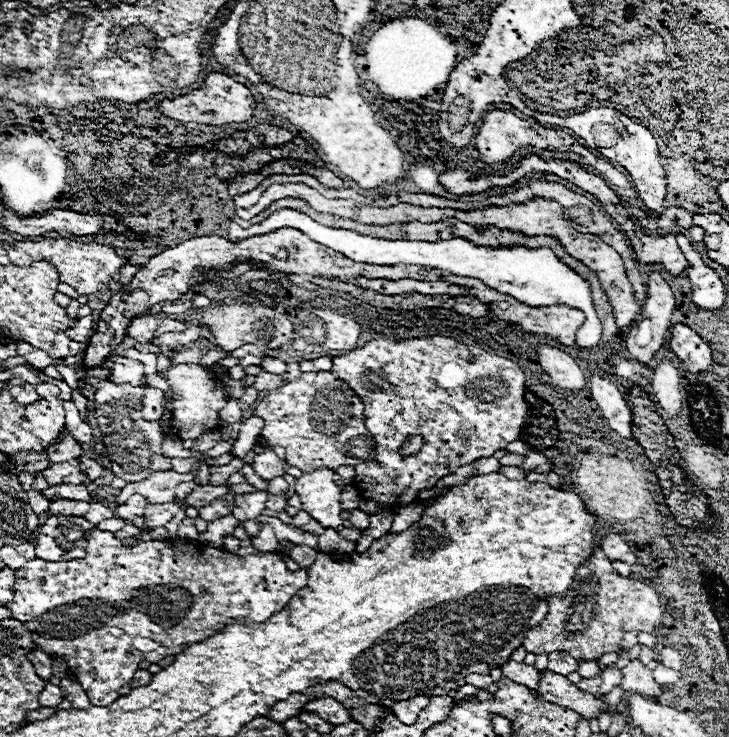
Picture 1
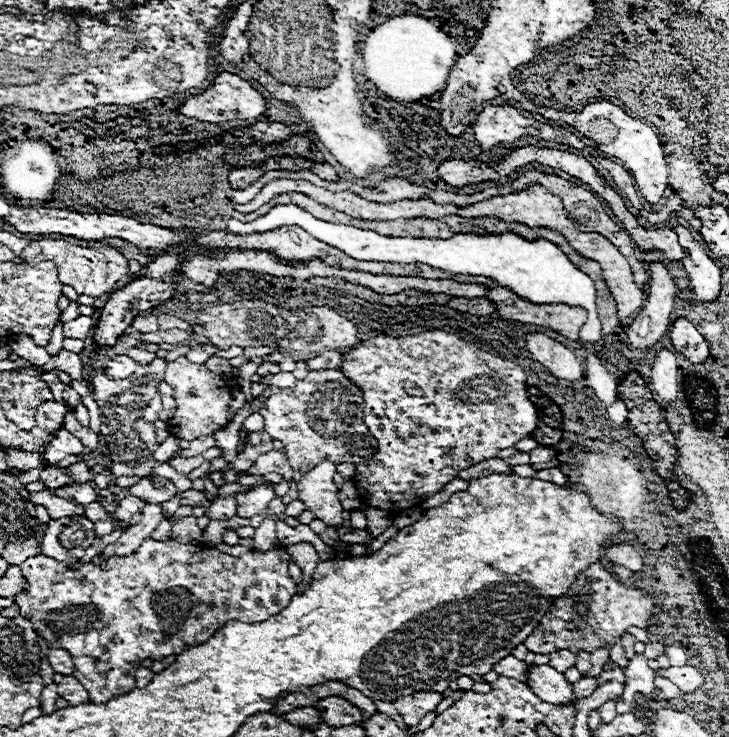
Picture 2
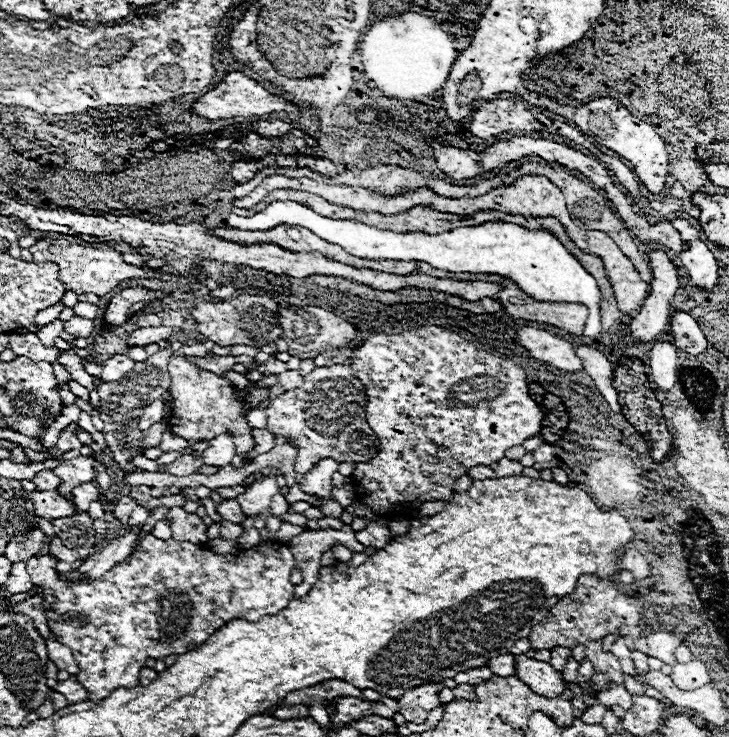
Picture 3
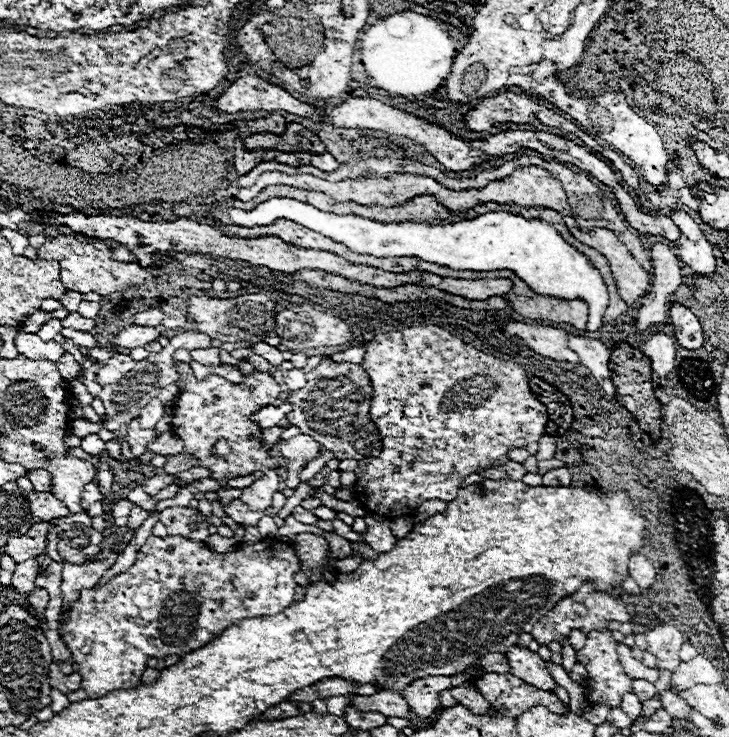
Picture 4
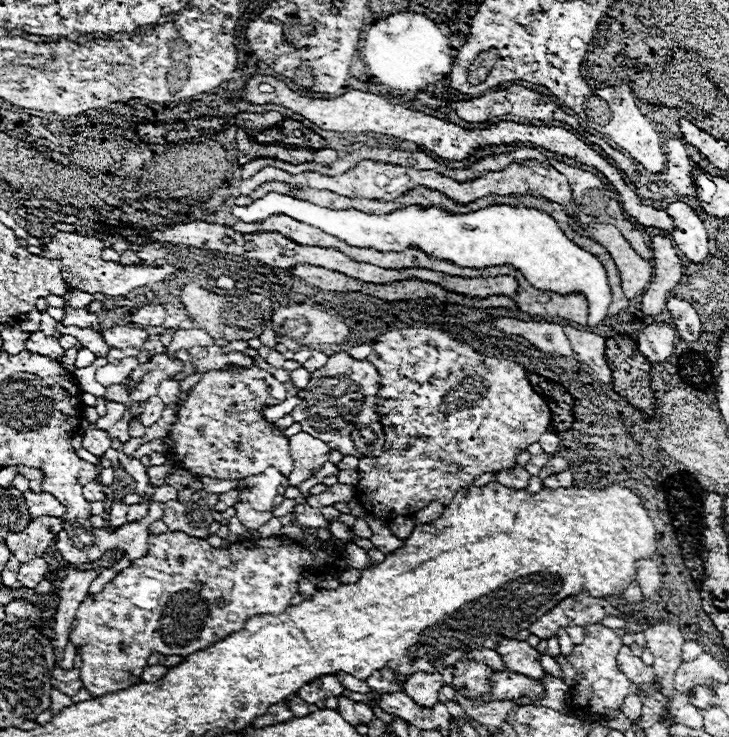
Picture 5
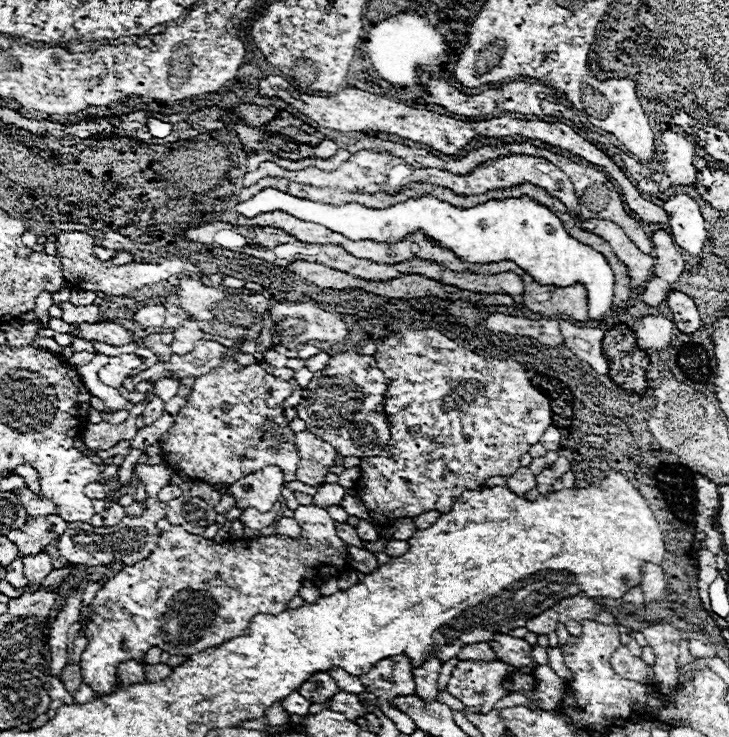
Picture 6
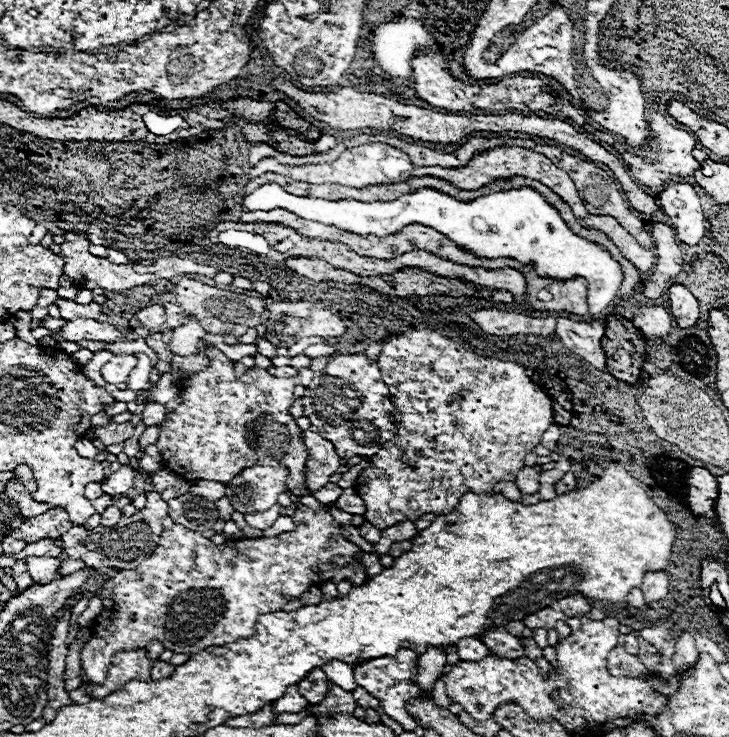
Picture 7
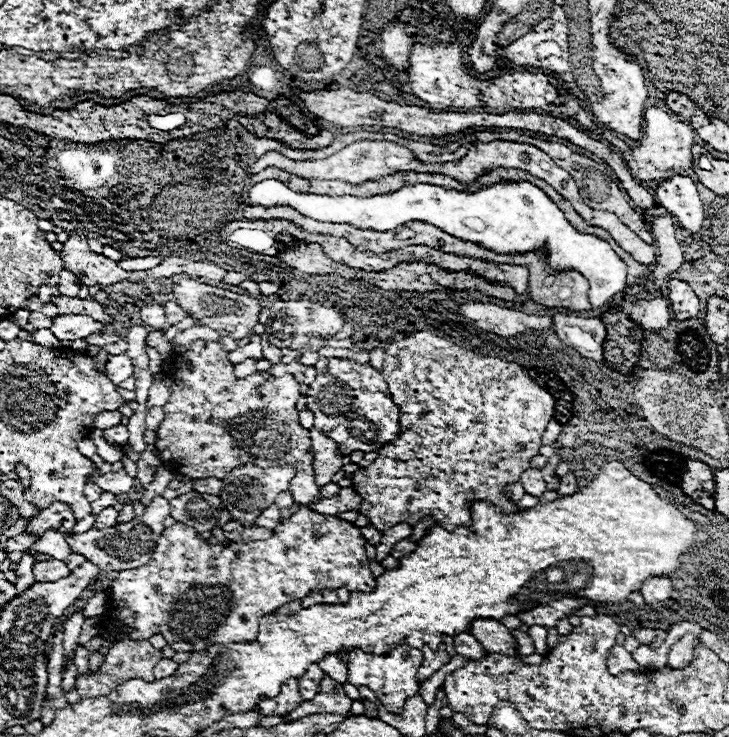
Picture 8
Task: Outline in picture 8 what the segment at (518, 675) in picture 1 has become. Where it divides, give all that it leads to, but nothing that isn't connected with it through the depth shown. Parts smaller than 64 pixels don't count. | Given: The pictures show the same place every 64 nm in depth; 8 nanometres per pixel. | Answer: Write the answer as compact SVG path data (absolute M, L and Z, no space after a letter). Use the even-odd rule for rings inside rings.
M466 632L454 636L454 650L456 650L456 654L468 656L472 660L478 660L478 658L482 658L486 654L482 644L472 634L466 634Z

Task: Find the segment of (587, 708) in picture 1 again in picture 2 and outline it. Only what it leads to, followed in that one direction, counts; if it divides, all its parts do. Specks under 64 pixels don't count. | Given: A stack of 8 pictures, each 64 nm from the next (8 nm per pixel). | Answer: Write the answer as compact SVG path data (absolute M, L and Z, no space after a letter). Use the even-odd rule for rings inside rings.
M530 664L526 670L526 684L528 688L540 696L540 700L548 700L550 704L564 704L564 702L576 702L572 698L572 684L564 678L564 674L556 672L548 664Z

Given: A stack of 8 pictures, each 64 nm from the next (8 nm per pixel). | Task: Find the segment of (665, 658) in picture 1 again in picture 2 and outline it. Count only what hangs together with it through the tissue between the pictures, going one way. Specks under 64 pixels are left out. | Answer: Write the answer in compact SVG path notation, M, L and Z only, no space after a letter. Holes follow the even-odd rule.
M670 646L668 662L670 662L670 666L684 666L688 662L688 658L680 646Z

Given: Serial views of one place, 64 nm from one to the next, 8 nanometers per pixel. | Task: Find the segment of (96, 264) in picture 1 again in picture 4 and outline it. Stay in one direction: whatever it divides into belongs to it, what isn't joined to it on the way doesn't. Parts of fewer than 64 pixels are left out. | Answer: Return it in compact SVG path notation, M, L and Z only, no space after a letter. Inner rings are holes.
M60 234L56 238L48 236L48 240L38 248L38 258L42 260L58 260L62 270L62 284L66 290L76 290L82 294L96 292L100 296L110 296L114 292L124 292L130 286L136 284L150 284L156 280L156 276L150 272L150 268L142 268L138 264L126 264L116 262L108 256L110 248L104 248L102 240L96 238L82 238L74 234Z

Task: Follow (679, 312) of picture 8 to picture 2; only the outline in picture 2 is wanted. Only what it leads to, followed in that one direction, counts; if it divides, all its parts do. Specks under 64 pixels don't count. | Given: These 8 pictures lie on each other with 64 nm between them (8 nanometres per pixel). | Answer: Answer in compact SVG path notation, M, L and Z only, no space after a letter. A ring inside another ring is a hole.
M688 318L674 320L670 328L670 340L672 340L672 346L692 362L706 360L706 356L710 354L708 342L704 340L704 336L696 330L696 326Z

